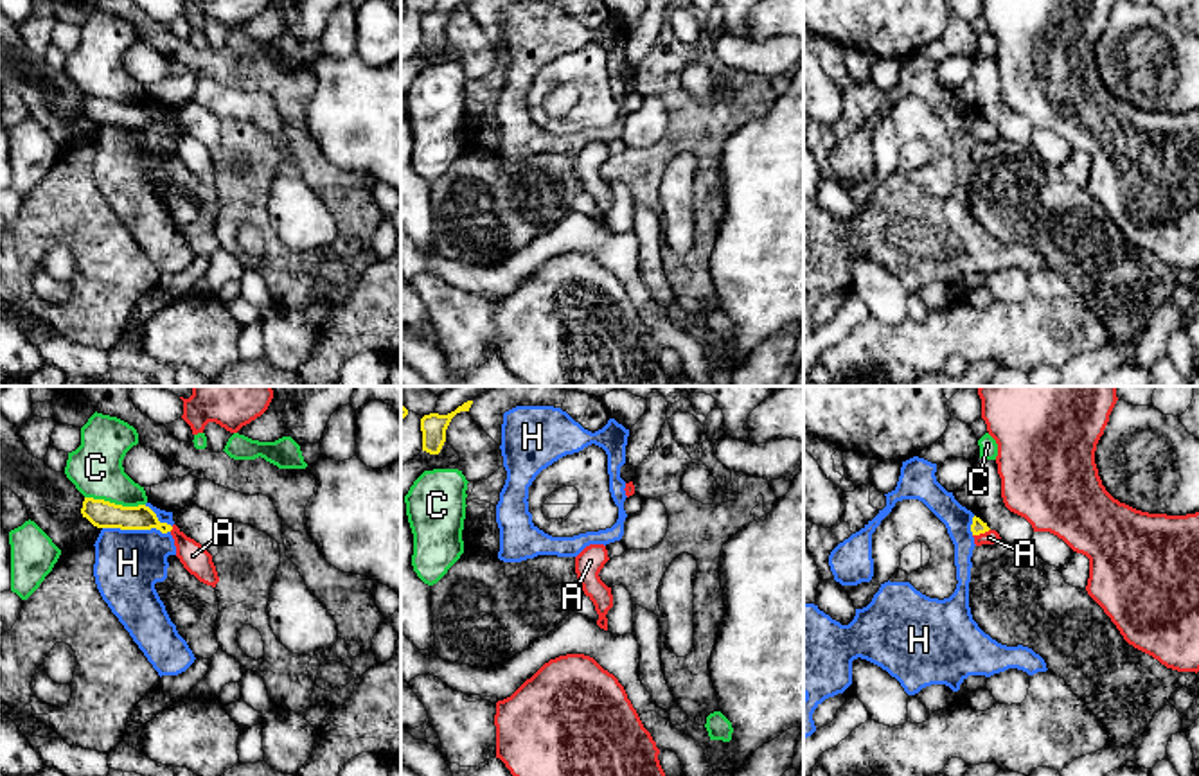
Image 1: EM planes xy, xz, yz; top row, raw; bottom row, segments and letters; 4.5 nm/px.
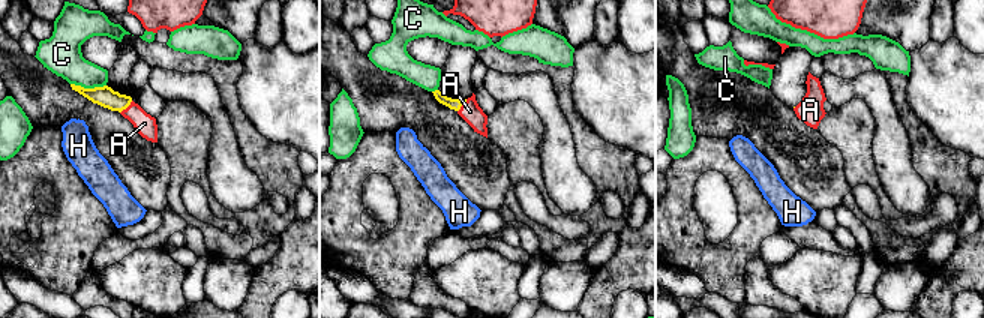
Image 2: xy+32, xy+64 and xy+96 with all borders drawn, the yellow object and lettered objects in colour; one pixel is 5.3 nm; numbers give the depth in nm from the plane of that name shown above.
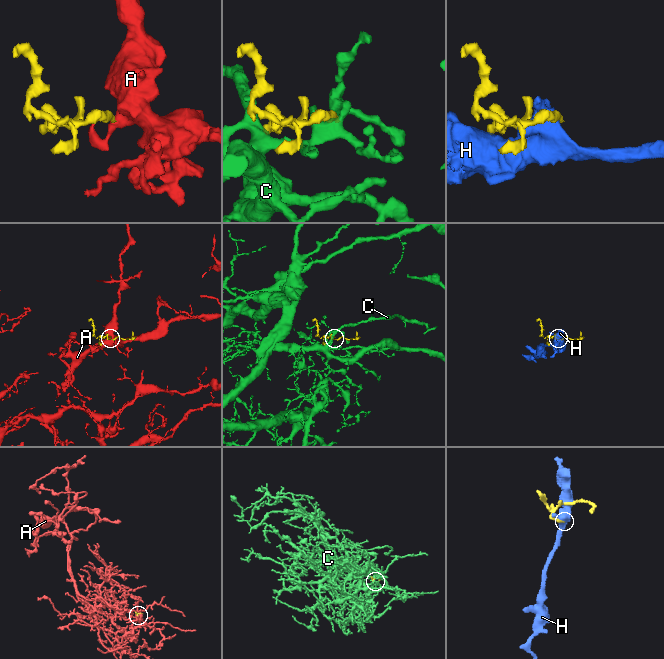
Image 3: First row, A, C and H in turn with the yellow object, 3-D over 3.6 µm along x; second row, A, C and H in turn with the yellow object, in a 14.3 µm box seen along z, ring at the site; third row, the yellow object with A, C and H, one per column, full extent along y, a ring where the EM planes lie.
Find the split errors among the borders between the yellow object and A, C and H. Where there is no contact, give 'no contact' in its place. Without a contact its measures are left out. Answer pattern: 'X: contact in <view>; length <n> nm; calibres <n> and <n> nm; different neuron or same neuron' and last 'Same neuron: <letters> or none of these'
A: contact in yz; length 90 nm; calibres 70 and 60 nm; same neuron
C: contact in xy; length 280 nm; calibres 130 and 240 nm; different neuron
H: contact in xy; length 300 nm; calibres 130 and 300 nm; different neuron
Same neuron: A

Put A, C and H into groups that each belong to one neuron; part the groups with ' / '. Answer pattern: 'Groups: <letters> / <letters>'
Groups: A / C / H

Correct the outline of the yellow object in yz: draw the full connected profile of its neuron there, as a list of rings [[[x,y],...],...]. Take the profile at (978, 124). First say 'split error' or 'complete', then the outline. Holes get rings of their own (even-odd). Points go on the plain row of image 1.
split error; [[[973,115],[973,122],[971,122],[971,129],[974,135],[974,142],[981,144],[981,142],[994,142],[996,138],[999,138],[999,131],[996,128],[990,128],[987,124],[987,120],[983,120],[980,115]]]

